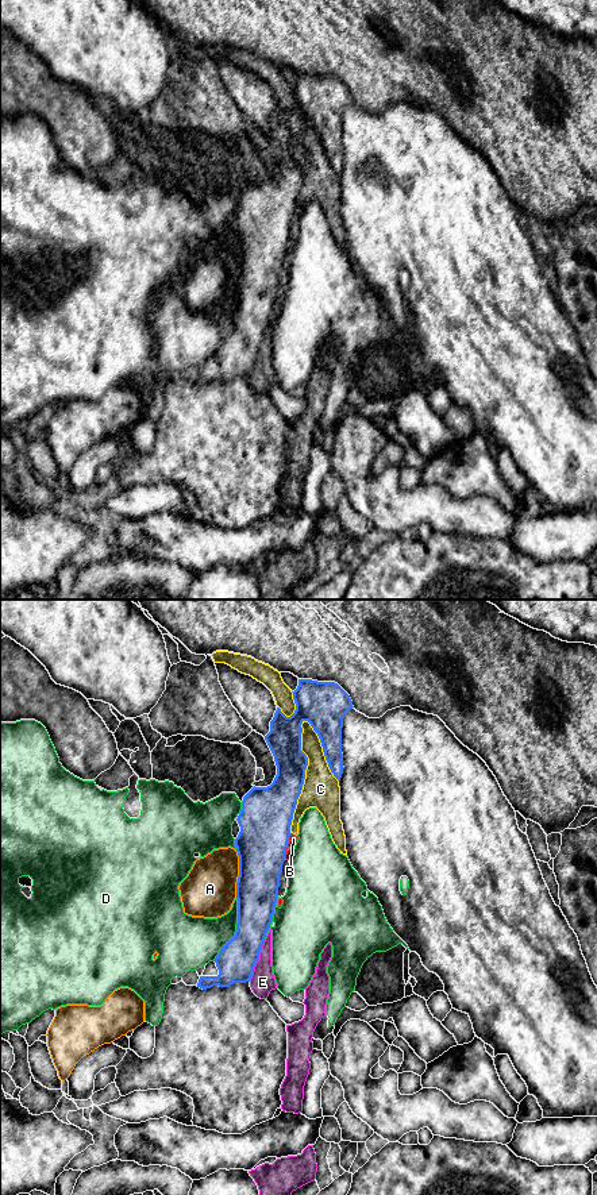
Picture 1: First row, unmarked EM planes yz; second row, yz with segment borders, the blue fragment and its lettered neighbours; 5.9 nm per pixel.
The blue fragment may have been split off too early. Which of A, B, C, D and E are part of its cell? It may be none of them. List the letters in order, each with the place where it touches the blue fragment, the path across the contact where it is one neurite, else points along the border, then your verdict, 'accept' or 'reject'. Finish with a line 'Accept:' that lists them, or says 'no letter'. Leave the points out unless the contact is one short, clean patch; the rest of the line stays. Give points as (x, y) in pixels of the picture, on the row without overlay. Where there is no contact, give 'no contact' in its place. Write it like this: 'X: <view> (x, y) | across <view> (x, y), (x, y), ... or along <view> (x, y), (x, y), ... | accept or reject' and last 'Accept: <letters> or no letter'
A: yz (239, 269) | reject
B: yz (287, 241) | reject
C: yz (304, 170) | reject
D: yz (237, 324) | reject
E: yz (258, 354) | along yz (265, 334), (260, 354), (249, 376) | reject
Accept: no letter

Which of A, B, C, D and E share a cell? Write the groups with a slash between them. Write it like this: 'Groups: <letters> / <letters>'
Groups: A / B C E / D

